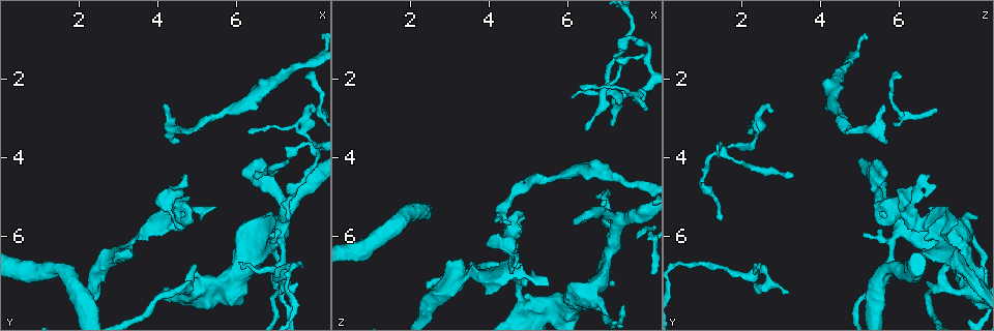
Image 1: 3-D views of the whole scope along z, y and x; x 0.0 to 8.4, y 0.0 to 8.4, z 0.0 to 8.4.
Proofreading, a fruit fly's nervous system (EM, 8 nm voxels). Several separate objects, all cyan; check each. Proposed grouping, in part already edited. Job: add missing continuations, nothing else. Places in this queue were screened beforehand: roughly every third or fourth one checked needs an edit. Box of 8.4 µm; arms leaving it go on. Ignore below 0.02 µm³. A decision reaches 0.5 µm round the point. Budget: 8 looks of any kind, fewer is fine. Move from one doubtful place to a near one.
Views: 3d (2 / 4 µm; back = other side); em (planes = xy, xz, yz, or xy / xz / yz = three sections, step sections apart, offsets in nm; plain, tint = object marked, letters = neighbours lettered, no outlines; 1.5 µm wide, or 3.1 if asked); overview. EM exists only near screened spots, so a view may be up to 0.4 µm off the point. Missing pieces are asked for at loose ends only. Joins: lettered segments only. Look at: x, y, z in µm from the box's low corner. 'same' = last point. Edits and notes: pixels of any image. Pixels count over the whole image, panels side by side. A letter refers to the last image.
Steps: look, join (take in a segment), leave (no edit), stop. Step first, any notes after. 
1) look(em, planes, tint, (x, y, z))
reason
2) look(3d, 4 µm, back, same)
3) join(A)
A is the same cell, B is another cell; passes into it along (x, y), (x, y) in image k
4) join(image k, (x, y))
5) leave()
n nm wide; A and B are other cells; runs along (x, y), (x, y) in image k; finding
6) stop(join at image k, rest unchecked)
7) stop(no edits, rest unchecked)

look(em, yz, step 8, letters, (7.50, 7.20, 2.30))
branch stops here

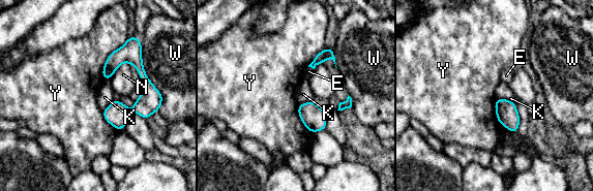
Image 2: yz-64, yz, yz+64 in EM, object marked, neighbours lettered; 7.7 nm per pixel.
leave()
E, K, N, W and Y are other cells; border along (127, 37), (109, 55), (102, 78) in image 2; none of them fits

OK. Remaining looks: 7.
look(3d, 2 µm, back, (4.65, 5.70, 5.60))
branch stops here

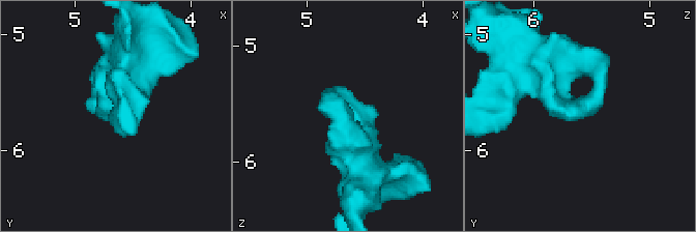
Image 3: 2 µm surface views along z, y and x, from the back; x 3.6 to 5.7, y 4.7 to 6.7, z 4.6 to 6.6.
look(em, planes, letters, (4.62, 5.70, 5.58))
now the EM

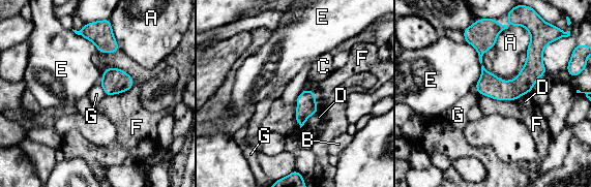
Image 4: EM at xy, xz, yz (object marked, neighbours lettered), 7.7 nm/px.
leave()
A, B, C, D, E, F and G are other cells; border along (98, 83), (106, 95) in image 4; none of them fits

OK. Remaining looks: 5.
look(em, planes, letters, (4.55, 3.65, 5.65))
branch stops here

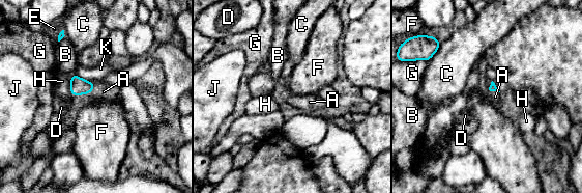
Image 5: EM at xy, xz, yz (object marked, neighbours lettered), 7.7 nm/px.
join(A)
H touches over 180 nm; A is the same cell, B, C, D, E, F, G, H, J and K are other cells; it goes on there

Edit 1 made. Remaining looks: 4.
stop(join at image 5, rest unchecked)

